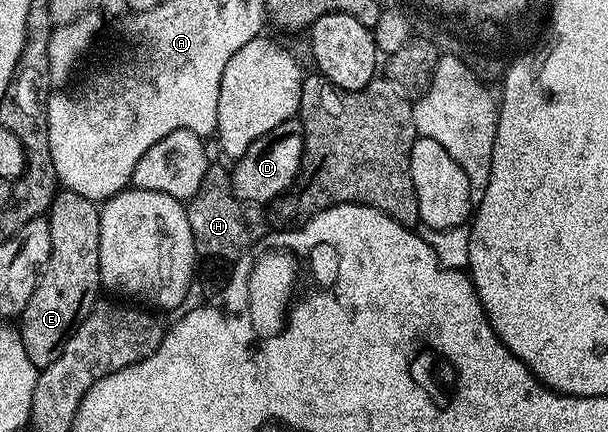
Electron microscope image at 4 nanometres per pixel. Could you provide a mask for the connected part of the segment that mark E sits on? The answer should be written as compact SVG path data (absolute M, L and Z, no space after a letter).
M68 190L58 191L49 205L47 213L51 230L51 252L37 277L35 294L31 302L21 311L19 327L27 358L38 370L51 366L63 346L75 334L75 330L87 318L87 314L98 303L97 292L102 291L99 274L99 222L101 209L83 194Z

